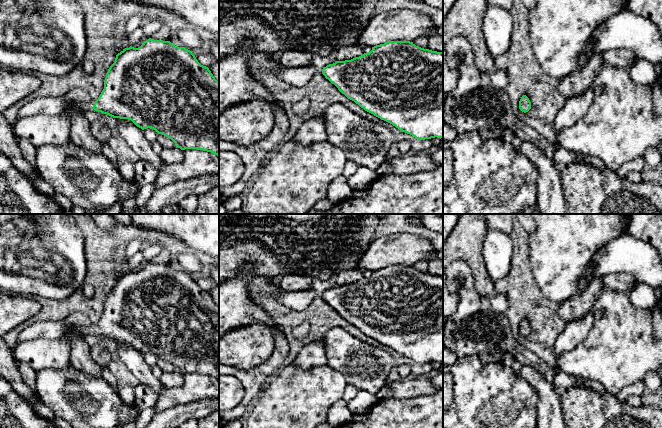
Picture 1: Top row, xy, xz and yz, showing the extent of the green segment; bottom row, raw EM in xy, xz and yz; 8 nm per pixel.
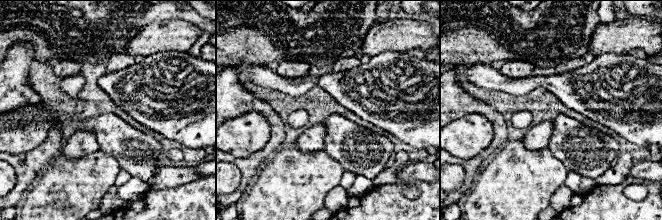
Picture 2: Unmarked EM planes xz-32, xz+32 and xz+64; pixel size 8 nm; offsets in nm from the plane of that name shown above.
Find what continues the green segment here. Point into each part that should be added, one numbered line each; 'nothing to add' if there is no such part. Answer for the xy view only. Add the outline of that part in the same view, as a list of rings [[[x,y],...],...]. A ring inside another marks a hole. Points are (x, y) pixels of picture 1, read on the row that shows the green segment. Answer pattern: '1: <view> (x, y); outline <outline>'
1: xy (76, 98); outline [[[73,89],[58,97],[41,97],[24,104],[18,111],[17,119],[36,115],[64,115],[68,108],[77,108],[83,113],[93,110],[94,101],[87,92]]]

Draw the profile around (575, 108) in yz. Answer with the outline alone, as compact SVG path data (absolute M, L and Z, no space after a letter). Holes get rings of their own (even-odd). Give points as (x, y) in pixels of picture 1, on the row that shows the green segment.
M594 85L584 94L566 100L564 107L554 120L554 132L557 135L562 129L573 126L589 110L595 98Z

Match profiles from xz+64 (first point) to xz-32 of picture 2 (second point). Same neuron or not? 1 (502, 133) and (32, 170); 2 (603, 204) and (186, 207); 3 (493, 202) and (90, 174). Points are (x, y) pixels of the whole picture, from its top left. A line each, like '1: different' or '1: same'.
1: same
2: same
3: same

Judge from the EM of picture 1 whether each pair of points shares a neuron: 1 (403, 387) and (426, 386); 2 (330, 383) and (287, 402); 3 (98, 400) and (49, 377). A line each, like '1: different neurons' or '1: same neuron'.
1: same neuron
2: same neuron
3: same neuron

